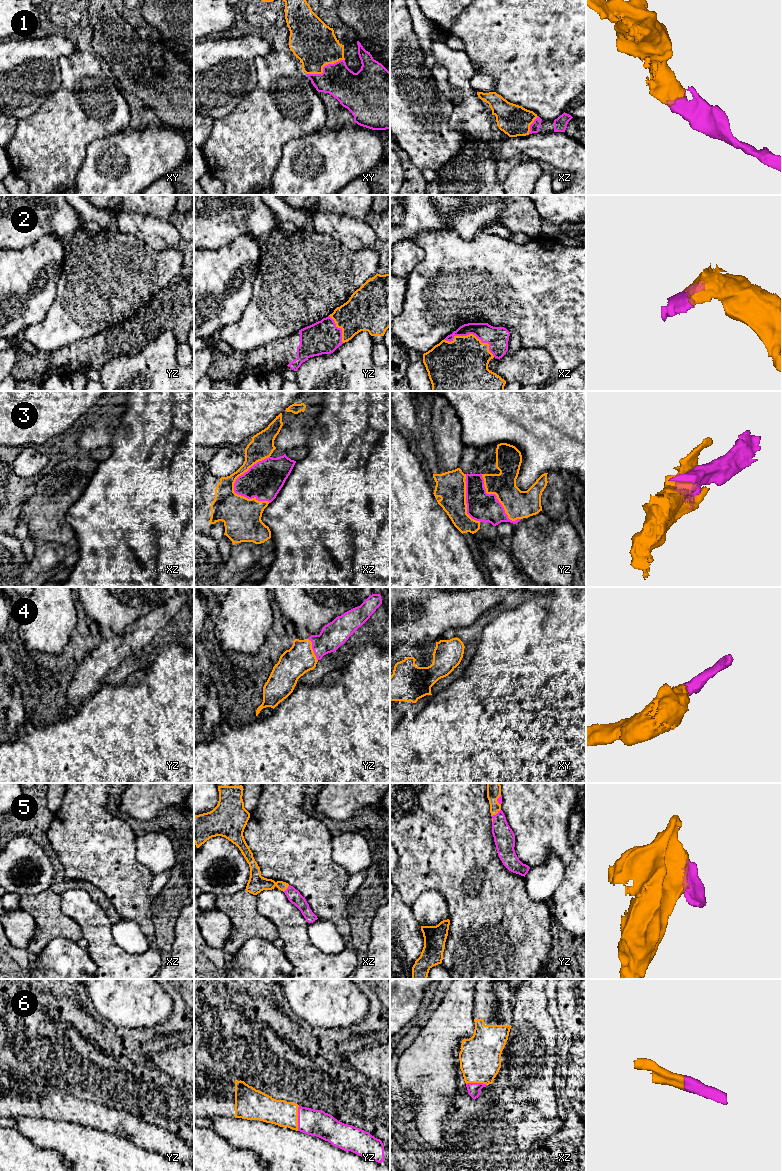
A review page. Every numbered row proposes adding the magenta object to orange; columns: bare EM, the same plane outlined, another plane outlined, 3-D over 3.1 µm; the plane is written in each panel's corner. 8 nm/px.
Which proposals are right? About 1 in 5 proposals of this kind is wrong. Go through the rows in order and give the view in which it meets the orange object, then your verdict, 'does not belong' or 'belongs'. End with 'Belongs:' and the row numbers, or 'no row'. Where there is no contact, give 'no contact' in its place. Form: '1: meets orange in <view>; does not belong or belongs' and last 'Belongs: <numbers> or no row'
1: meets orange in xy; belongs
2: meets orange in xz; belongs
3: meets orange in xz; belongs
4: meets orange in yz; belongs
5: meets orange in yz; belongs
6: meets orange in yz; belongs
Belongs: 1, 2, 3, 4, 5, 6

